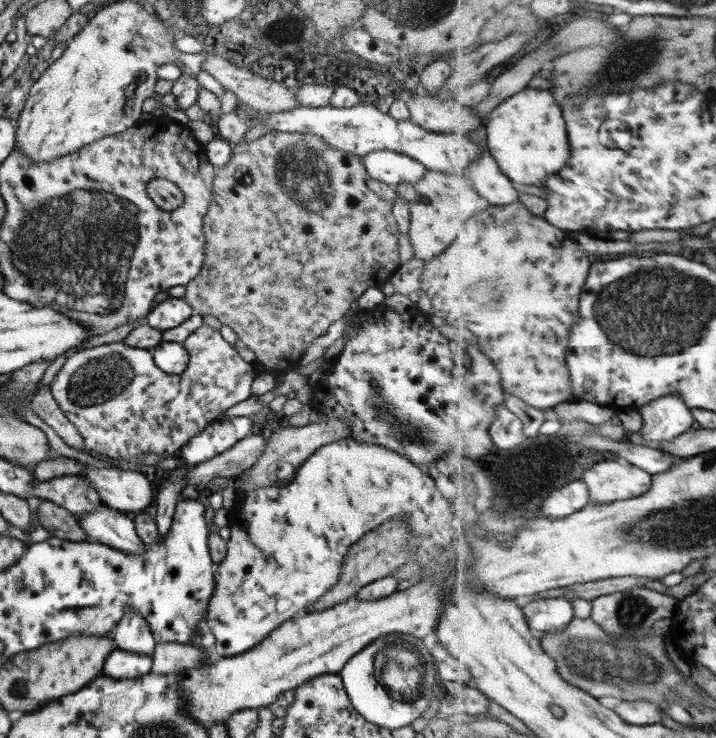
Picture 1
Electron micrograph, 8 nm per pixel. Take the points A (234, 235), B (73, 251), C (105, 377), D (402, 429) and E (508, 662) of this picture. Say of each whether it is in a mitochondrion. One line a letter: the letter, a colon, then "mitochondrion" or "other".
A: mitochondrion
B: mitochondrion
C: mitochondrion
D: mitochondrion
E: other

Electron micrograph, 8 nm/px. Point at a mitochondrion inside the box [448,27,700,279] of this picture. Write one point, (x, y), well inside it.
(629, 61)

